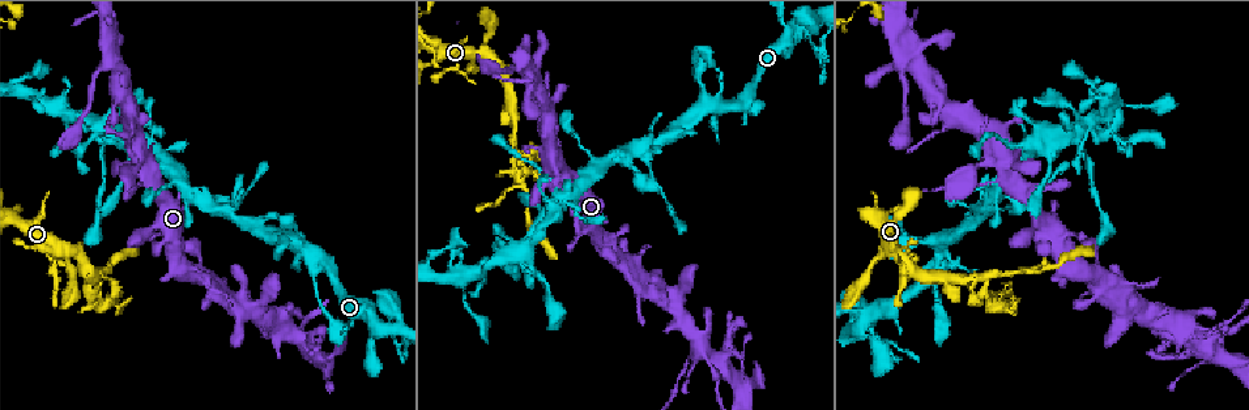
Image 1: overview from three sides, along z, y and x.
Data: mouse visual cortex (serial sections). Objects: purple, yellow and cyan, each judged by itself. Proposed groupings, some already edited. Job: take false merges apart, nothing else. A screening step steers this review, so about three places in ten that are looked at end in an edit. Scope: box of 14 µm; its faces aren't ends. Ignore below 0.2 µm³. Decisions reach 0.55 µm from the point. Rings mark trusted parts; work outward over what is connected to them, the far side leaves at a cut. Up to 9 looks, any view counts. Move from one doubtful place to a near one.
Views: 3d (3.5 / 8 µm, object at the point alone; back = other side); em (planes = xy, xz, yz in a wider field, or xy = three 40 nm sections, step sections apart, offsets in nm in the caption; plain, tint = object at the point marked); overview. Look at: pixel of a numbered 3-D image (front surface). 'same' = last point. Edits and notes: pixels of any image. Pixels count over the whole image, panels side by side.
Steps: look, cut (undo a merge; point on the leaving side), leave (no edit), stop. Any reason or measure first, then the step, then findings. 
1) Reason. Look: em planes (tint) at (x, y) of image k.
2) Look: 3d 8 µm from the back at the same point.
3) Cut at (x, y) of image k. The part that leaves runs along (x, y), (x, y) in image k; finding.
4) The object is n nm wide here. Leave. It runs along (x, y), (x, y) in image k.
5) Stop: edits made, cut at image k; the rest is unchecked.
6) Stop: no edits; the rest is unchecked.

Sharp bend. Look: 3d 3.5 µm at (985, 276) of image 1.

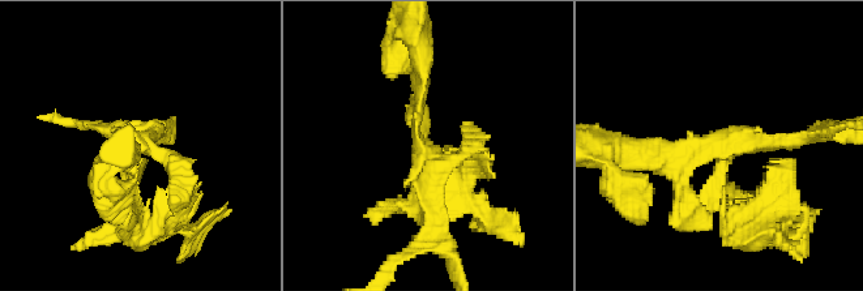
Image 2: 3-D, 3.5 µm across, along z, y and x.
Look: em xy step 1 (tint) at (422, 152) of image 2.

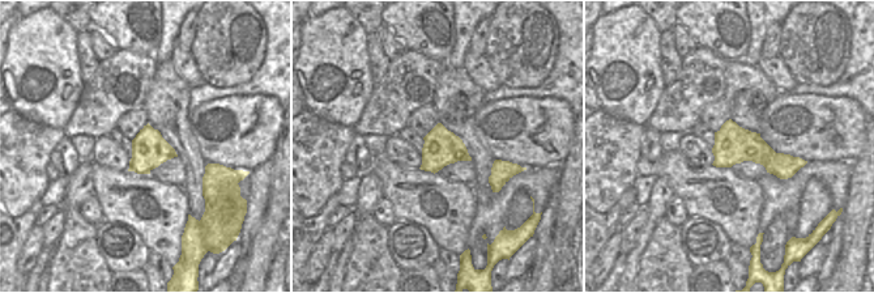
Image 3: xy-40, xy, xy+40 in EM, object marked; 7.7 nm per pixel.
Look: em planes (tint) at the same point.

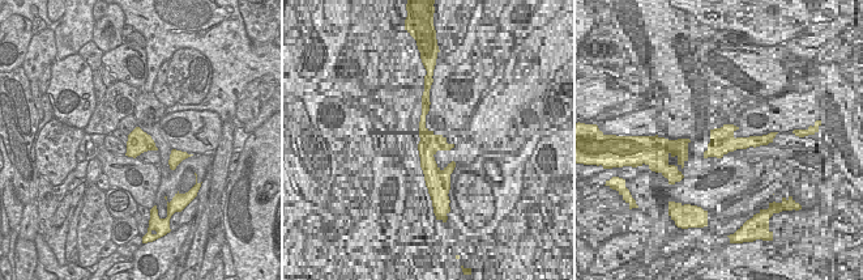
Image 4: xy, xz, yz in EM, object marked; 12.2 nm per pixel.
Cut at (483, 165) of image 2. The part that leaves runs along (169, 157), (180, 201), (136, 229) in image 2; a second cell is stuck on.

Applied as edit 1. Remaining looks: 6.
Look: overview.

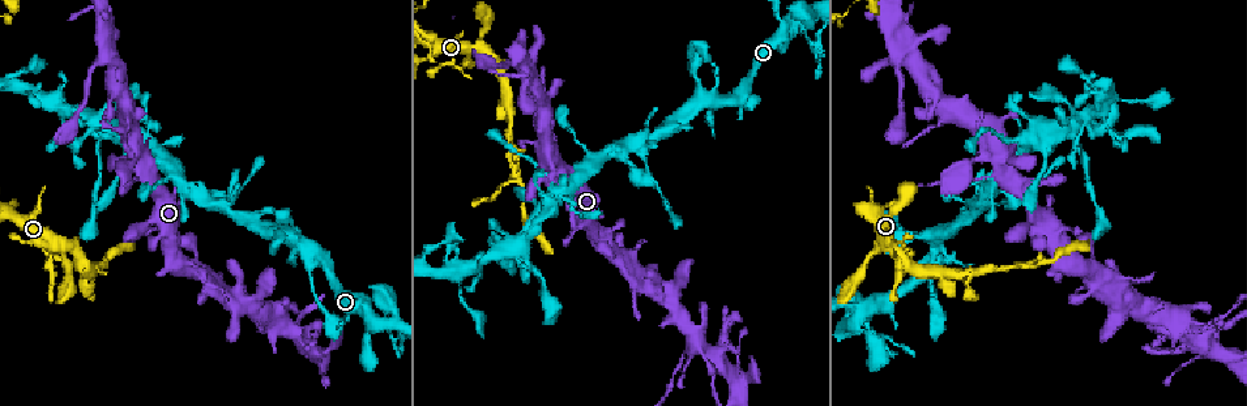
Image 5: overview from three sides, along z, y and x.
Two arms in line, one across. Look: 3d 3.5 µm at (203, 197) of image 5.

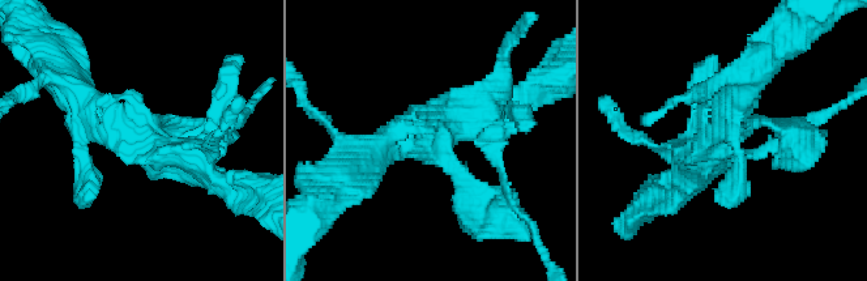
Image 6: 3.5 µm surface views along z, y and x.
Need the tissue. Look: em xy step 5 (tint) at (425, 137) of image 6.

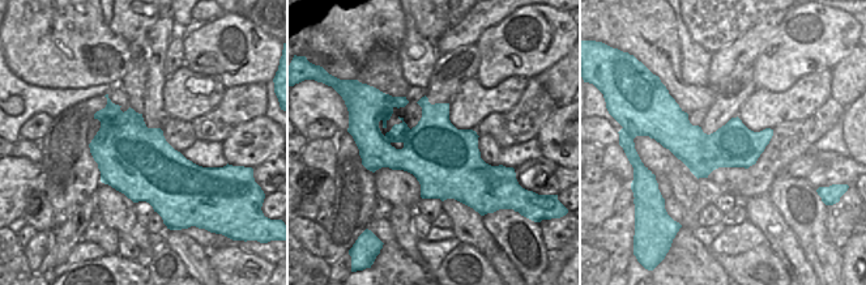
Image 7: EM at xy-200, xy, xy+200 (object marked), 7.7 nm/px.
Cut it another way. Look: em xy step 2 (tint) at the same point.

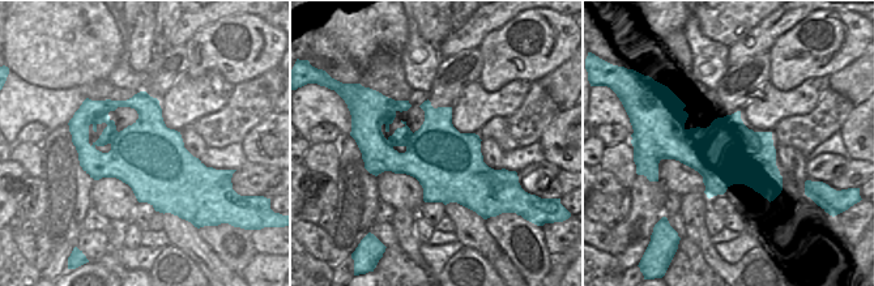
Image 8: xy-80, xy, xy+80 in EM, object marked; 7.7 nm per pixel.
Leave. It runs along (203, 167), (106, 124), (67, 84) in image 6; all the same cell.

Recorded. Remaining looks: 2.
Look: 3d 3.5 µm at (273, 329) of image 5.

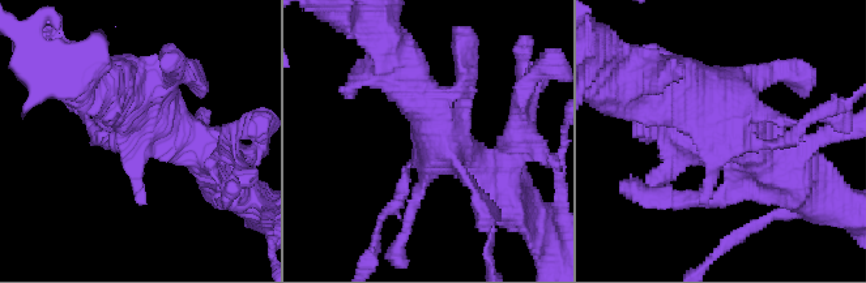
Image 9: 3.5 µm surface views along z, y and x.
Now the EM. Look: em planes (tint) at (136, 134) of image 9.

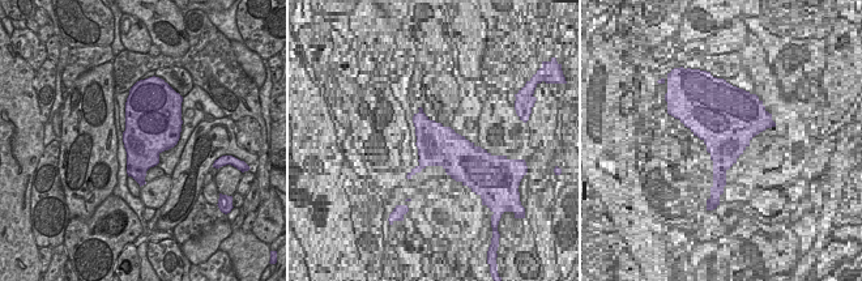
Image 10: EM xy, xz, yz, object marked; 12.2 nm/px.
Leave. One cell here.

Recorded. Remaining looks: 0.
Stop: edits made, cut at image 2; the rest is unchecked.

